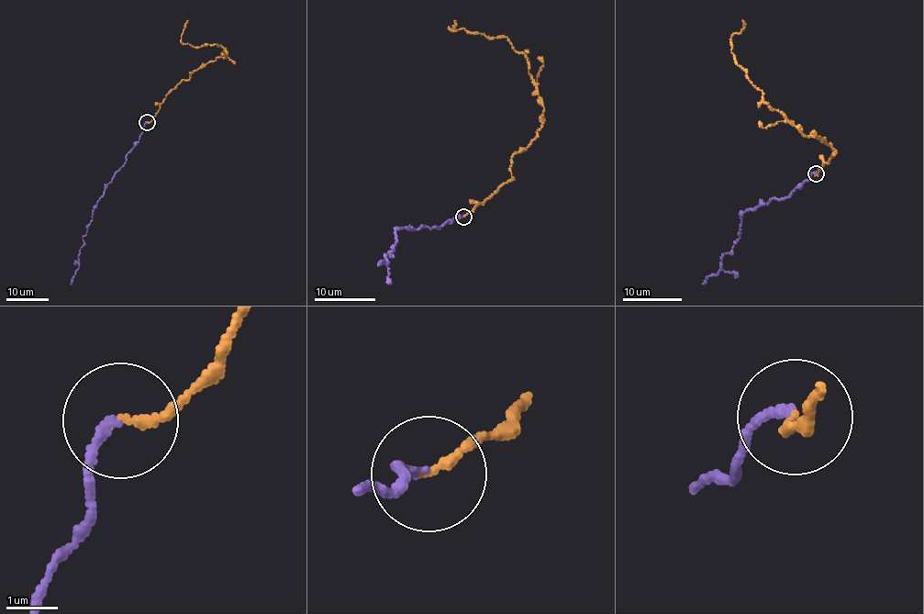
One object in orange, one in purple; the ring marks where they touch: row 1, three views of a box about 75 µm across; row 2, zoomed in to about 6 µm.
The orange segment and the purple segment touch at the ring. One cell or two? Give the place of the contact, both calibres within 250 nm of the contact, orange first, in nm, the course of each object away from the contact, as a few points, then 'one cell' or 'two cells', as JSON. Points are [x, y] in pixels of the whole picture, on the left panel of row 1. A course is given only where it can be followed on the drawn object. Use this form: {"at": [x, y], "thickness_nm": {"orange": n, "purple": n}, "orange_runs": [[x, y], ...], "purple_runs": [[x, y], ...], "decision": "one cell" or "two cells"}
{"at": [147, 122], "thickness_nm": {"orange": 170, "purple": 160}, "orange_runs": [[146, 122], [191, 72], [227, 56], [220, 46], [195, 48], [183, 43], [188, 20]], "purple_runs": [[146, 122], [139, 139], [94, 209], [93, 220], [83, 237], [78, 267], [71, 284]], "decision": "one cell"}

